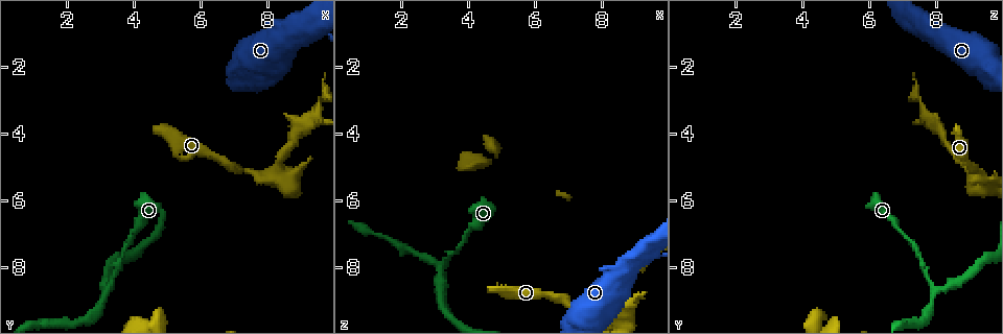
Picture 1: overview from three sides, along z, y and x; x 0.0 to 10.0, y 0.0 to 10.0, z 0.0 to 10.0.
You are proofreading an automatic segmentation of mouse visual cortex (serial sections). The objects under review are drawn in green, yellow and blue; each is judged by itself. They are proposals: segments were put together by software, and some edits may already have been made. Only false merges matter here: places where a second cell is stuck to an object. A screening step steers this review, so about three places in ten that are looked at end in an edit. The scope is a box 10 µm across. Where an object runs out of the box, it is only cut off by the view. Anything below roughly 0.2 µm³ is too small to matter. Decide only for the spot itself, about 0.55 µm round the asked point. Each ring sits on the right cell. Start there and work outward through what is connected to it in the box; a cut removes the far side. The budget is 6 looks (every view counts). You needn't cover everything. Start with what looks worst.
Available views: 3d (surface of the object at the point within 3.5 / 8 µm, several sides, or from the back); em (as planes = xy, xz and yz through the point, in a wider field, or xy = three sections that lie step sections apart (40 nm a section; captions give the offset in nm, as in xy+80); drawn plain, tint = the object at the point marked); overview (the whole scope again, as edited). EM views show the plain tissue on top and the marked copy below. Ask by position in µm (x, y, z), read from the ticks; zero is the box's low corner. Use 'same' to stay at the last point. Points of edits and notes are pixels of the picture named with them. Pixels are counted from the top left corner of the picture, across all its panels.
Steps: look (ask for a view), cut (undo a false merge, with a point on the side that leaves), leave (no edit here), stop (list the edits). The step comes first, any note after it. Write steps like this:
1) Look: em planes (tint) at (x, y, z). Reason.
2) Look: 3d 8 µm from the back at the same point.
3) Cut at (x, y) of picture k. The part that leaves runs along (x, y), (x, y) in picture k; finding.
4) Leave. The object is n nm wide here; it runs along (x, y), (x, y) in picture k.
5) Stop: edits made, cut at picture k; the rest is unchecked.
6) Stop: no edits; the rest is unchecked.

Look: 3d 3.5 µm at (8.05, 5.20, 9.30). A narrow waist.

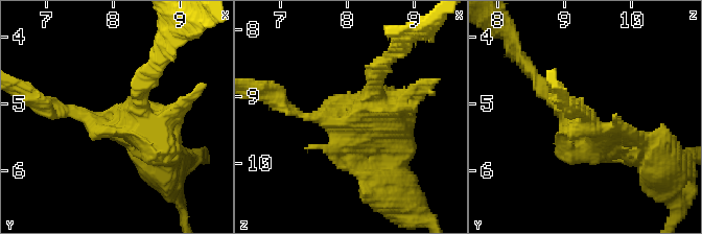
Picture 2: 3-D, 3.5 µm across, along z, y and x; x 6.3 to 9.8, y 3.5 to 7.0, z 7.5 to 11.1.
Look: em xy step 2 (tint) at (8.10, 5.25, 9.35). Shape alone is not enough.

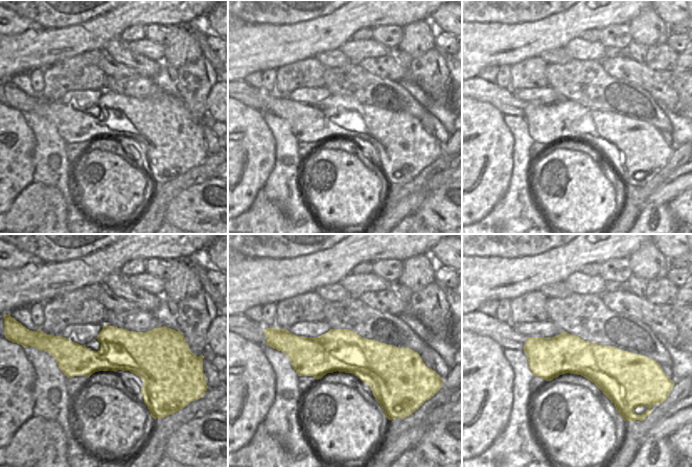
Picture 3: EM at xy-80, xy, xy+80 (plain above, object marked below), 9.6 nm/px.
Leave. All the same cell.

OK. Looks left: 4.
Look: 3d 8 µm from the back at (9.40, 3.50, 7.85). Thin neck.

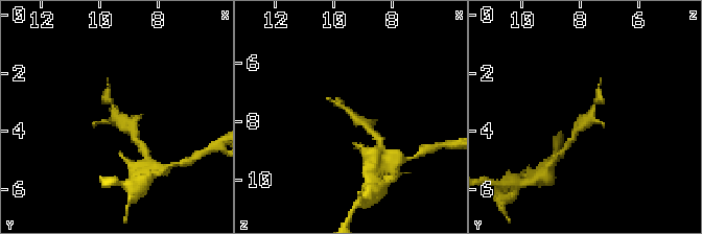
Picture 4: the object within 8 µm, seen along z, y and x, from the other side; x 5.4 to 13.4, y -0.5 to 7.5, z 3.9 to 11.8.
Look: 3d 3.5 µm at the same point.

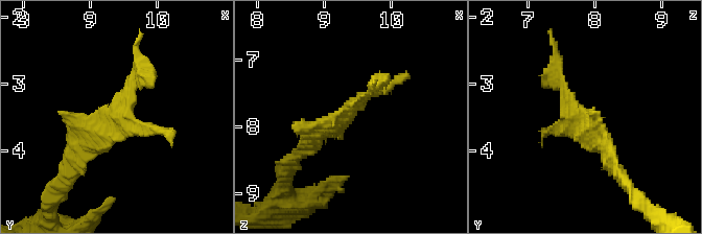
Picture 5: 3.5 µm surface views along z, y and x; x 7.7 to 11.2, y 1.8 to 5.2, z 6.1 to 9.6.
Leave. It runs along (77, 163), (138, 67) in picture 5; continuous, no second cell.

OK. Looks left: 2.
Stop: no edits; the rest is unchecked.

